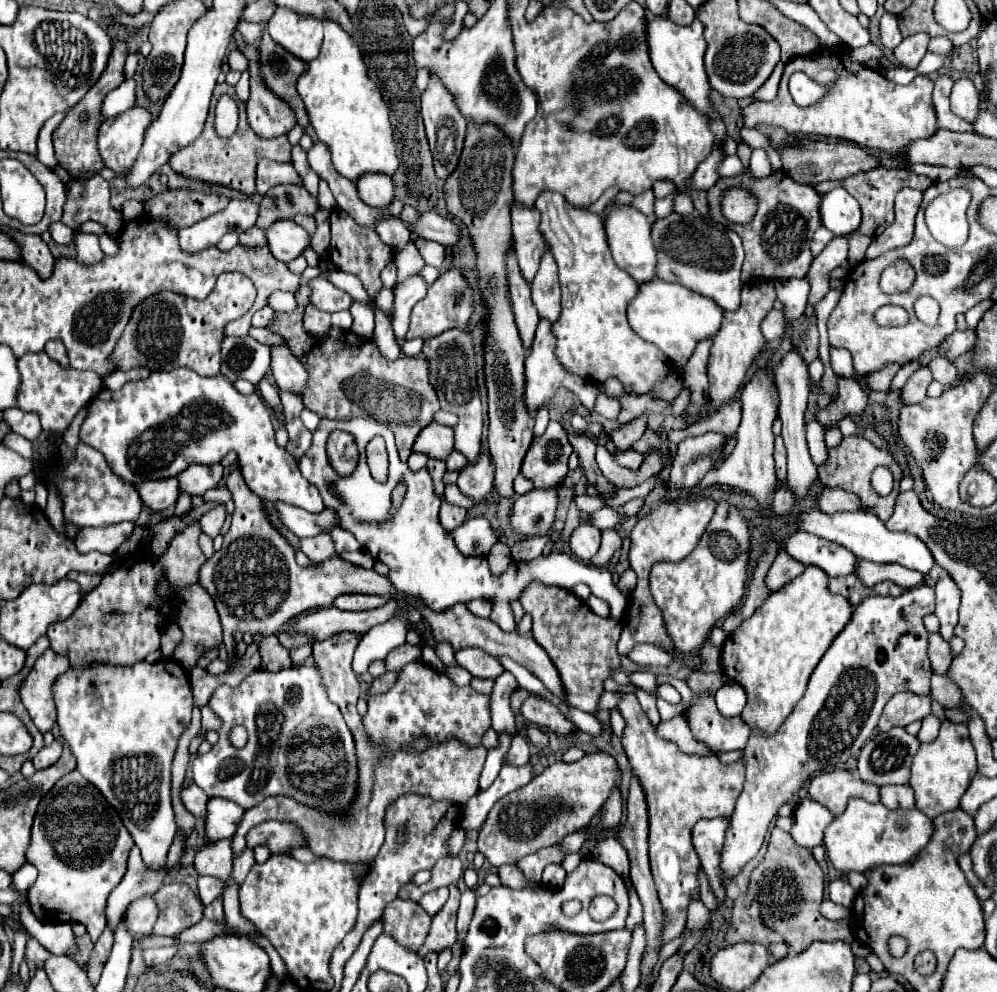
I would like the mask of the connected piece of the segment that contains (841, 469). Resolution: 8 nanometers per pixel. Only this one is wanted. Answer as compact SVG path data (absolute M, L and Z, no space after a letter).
M848 436L848 438L842 440L842 444L840 444L838 448L832 448L832 450L830 450L828 462L826 462L822 468L818 468L818 474L820 474L820 480L822 480L823 486L842 488L846 490L846 492L854 492L854 494L860 498L864 512L874 514L874 516L878 516L882 522L886 522L886 520L890 518L890 514L892 514L896 496L884 496L884 498L882 498L882 496L878 496L878 494L872 490L872 486L870 486L870 474L872 474L872 470L878 468L878 466L892 466L894 484L900 482L902 472L900 472L900 468L896 468L896 462L894 462L894 458L892 458L888 452L876 448L870 440L866 440L866 438L862 438L862 436Z

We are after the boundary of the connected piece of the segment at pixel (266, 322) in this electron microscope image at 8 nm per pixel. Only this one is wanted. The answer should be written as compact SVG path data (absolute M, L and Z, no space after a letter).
M266 306L252 316L252 326L270 326L272 318L274 318L274 310L270 306Z

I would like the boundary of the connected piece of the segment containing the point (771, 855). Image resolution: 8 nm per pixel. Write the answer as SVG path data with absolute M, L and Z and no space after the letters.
M774 828L770 834L766 856L750 874L746 898L748 902L758 904L764 926L768 930L778 932L794 954L806 950L806 946L810 946L810 942L814 940L824 942L854 940L850 919L832 921L820 914L822 890L824 890L824 874L818 862L814 860L812 852L808 848L800 848L788 832Z

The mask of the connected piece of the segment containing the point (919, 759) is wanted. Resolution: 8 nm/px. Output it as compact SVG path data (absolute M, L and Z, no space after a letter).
M944 720L938 738L928 744L920 744L920 750L912 762L910 788L914 790L916 796L916 808L924 812L928 818L936 818L938 814L956 810L960 806L962 794L968 790L970 780L974 776L976 776L976 754L970 742L968 726Z

